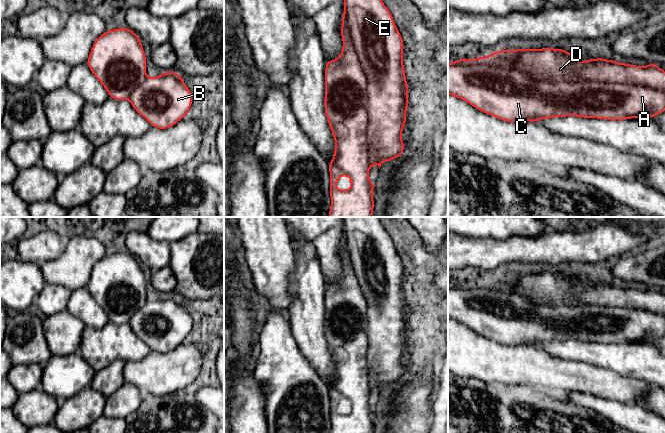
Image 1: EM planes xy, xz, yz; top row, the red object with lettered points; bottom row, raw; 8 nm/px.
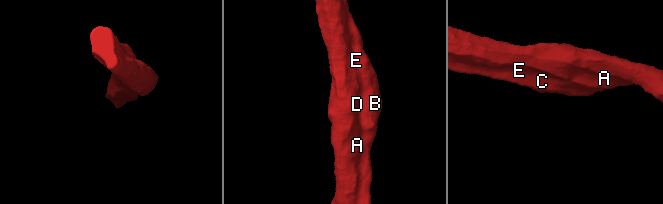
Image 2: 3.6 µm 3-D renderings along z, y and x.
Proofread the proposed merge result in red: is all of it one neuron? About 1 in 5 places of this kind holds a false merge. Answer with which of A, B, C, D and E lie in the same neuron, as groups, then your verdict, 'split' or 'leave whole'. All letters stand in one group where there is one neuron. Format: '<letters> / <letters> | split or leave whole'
A B C E / D | split

